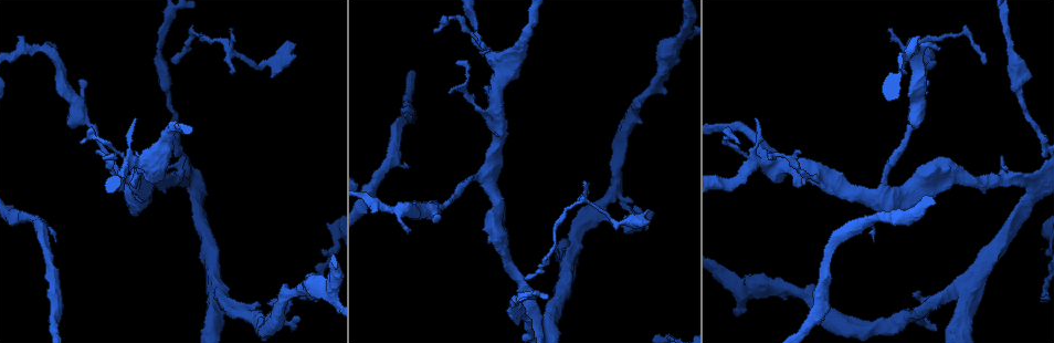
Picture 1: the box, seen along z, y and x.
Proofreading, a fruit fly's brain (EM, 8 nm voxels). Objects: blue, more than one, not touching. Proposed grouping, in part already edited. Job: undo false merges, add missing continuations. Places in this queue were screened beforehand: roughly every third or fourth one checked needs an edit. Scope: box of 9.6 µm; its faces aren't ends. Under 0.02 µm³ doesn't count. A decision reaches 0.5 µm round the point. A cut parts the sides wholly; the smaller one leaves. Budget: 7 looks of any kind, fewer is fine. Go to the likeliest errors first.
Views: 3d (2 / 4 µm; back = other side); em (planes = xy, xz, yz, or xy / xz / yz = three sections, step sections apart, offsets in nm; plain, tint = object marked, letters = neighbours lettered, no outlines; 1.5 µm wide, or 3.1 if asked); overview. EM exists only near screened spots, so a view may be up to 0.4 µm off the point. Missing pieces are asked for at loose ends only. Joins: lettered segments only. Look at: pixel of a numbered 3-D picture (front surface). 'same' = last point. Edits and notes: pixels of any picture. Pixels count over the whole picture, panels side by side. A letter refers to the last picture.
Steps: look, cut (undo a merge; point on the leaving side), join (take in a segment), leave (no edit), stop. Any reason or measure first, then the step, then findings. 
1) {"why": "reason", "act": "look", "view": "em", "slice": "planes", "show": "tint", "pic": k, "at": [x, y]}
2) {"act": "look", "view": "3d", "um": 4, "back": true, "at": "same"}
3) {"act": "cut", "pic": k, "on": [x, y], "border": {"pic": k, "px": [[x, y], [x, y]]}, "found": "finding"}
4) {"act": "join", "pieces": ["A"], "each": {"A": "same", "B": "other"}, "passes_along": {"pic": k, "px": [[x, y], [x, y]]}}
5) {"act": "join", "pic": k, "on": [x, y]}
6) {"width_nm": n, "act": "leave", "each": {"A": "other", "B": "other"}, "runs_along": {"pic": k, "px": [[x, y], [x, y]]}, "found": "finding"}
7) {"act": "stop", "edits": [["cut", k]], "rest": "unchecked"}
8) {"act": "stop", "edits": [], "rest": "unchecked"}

{"why": "abrupt turn", "act": "look", "view": "3d", "um": 2, "pic": 1, "at": [258, 317]}

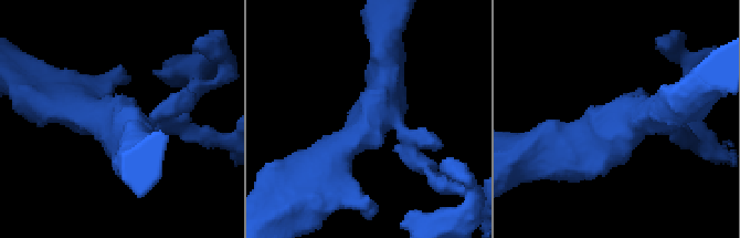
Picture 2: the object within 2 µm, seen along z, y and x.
{"arms": 3, "act": "look", "view": "em", "slice": "planes", "show": "letters", "pic": 2, "at": [123, 124]}

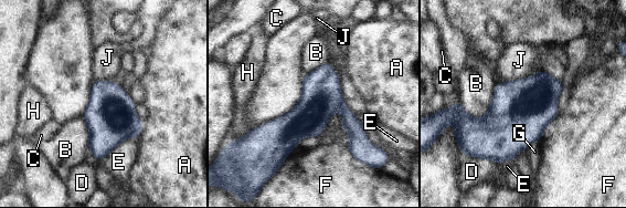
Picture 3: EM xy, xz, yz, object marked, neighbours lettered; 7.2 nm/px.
{"act": "leave", "each": {"A": "other", "B": "other", "C": "other", "D": "other", "E": "other", "F": "other", "G": "other", "H": "other", "J": "other"}, "found": "one neuron here"}

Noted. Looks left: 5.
{"why": "thin end", "act": "look", "view": "em", "slice": "planes", "show": "tint", "pic": 1, "at": [525, 278]}

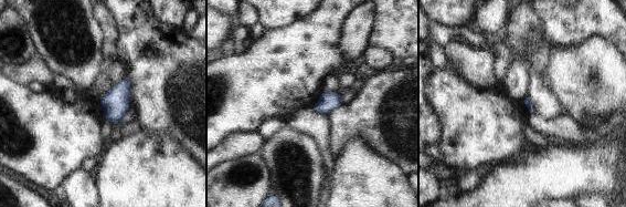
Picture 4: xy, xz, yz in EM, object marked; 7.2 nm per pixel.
{"act": "look", "view": "em", "slice": "planes", "show": "letters", "at": "same"}

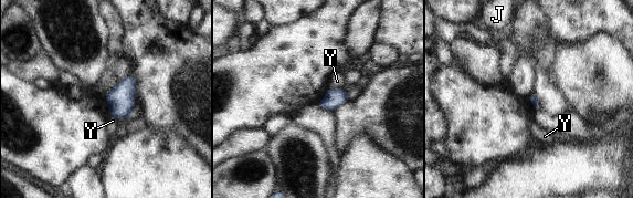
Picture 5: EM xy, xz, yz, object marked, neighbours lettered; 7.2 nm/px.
{"act": "leave", "each": {"J": "other", "Y": "other"}, "border": {"pic": 5, "px": [[330, 86], [341, 87]]}, "found": "no lettered segment goes on from it"}

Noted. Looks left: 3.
{"why": "free end", "act": "look", "view": "3d", "um": 4, "pic": 1, "at": [55, 47]}

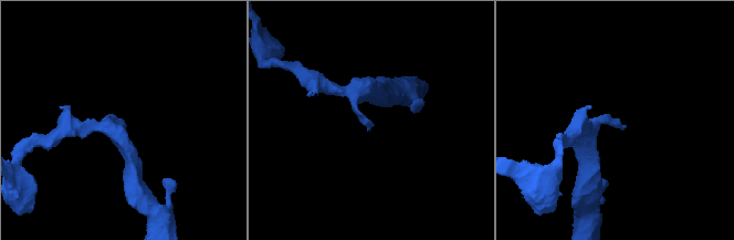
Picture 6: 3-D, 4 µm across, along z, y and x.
{"act": "look", "view": "em", "slice": "planes", "show": "plain", "pic": 6, "at": [621, 127]}

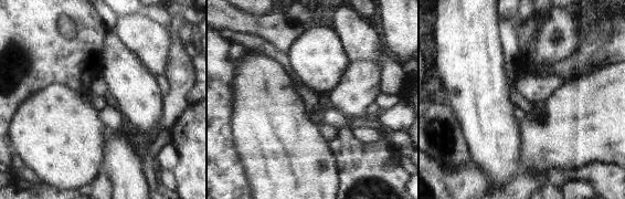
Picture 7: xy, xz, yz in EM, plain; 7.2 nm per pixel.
{"why": "what lies round it", "act": "look", "view": "em", "slice": "planes", "show": "letters", "at": "same"}

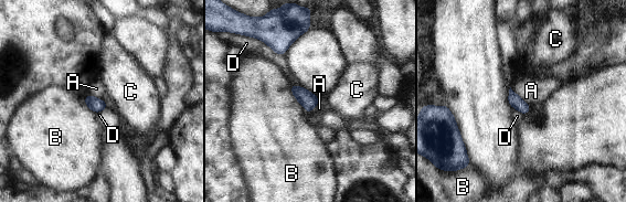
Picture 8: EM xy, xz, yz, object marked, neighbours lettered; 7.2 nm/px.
{"act": "leave", "each": {"A": "other", "B": "other", "C": "other", "D": "other"}, "border": {"pic": 8, "px": [[265, 42], [276, 53], [283, 55]]}, "found": "no lettered segment goes on from it"}

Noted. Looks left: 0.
{"act": "stop", "edits": [], "rest": "unchecked"}

